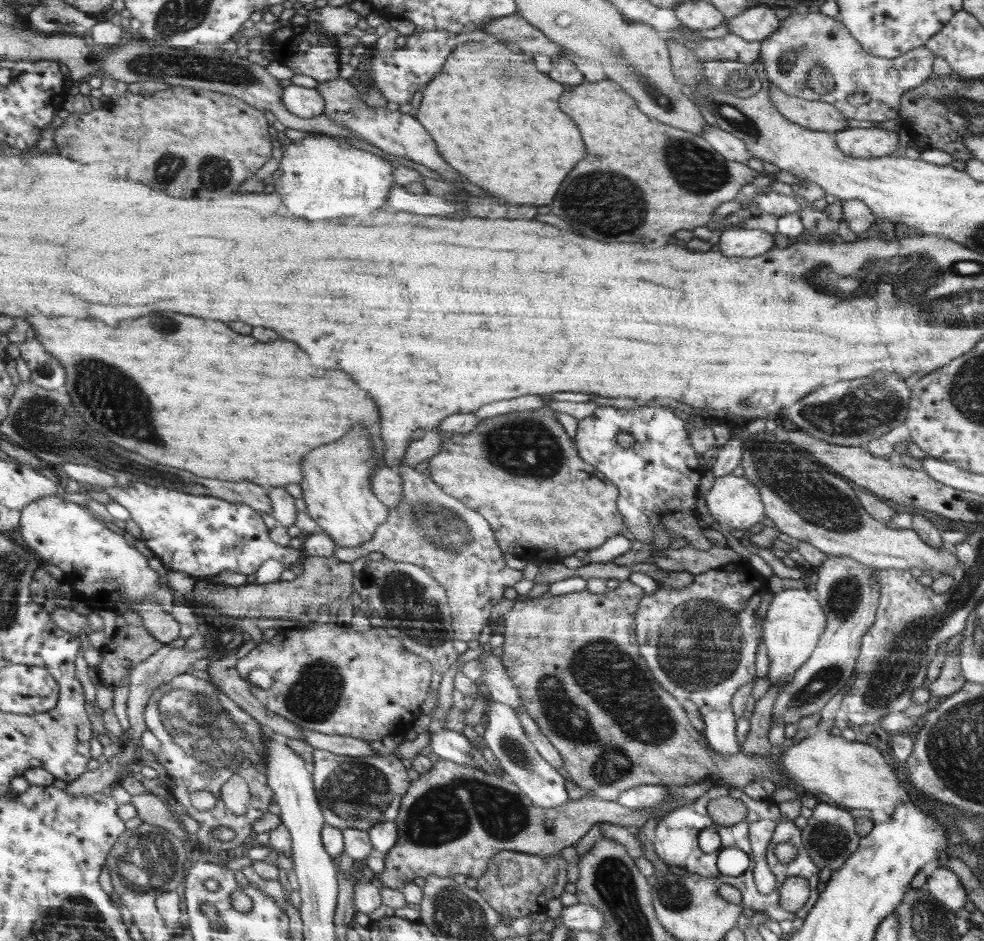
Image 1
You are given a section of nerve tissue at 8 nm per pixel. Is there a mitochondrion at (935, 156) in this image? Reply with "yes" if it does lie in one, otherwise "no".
no

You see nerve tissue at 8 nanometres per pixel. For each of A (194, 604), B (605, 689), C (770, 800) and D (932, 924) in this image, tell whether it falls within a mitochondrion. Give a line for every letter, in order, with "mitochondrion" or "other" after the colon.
A: other
B: mitochondrion
C: other
D: mitochondrion

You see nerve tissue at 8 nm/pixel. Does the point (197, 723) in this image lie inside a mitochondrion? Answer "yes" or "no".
yes

